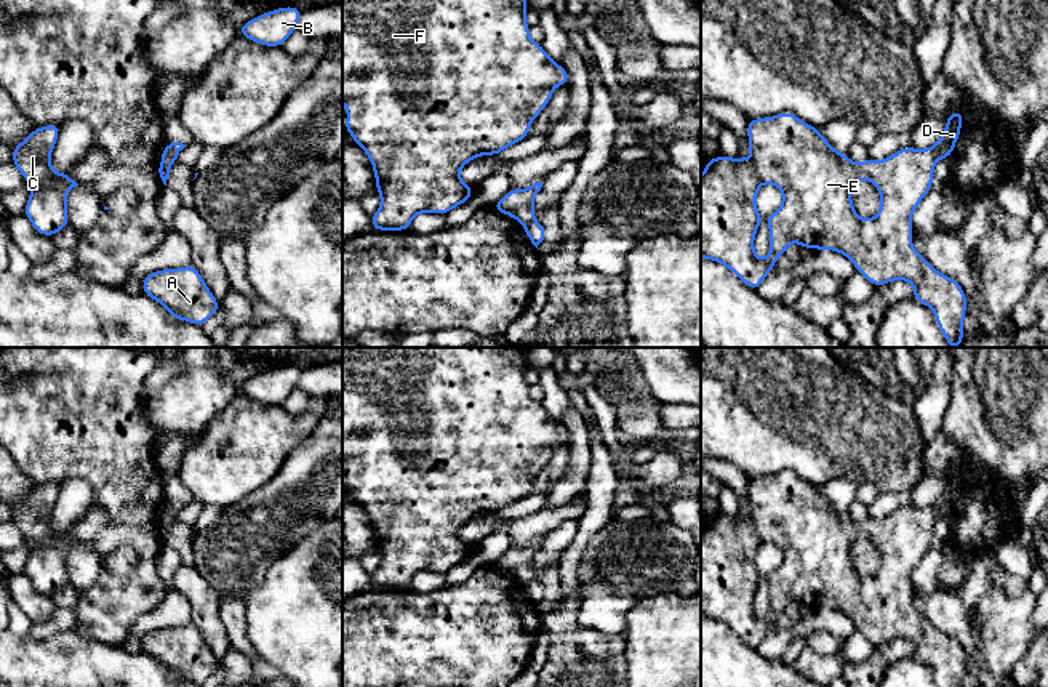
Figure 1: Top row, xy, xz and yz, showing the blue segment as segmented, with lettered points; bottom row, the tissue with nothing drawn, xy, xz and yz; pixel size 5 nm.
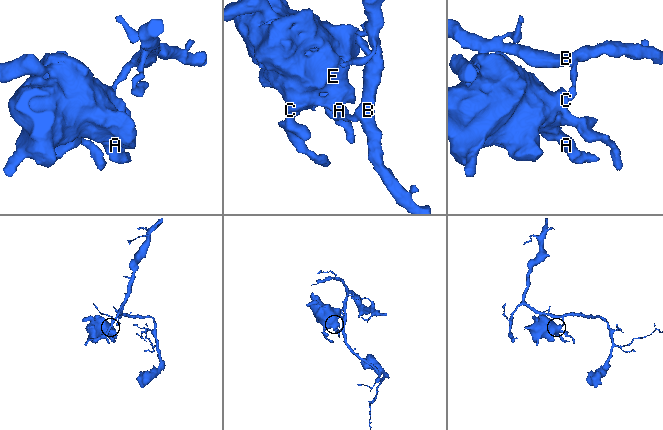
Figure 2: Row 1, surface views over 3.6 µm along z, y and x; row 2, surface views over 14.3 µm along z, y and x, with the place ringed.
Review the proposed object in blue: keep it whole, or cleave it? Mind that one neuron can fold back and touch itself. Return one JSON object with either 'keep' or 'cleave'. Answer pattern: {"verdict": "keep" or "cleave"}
{"verdict": "cleave"}

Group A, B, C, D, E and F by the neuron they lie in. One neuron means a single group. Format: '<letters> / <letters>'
A C E F / B D

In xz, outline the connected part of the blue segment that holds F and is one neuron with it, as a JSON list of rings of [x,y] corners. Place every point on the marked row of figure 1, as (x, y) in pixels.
[[[342,0],[342,102],[347,112],[344,130],[354,136],[355,146],[365,151],[374,170],[376,191],[381,195],[381,207],[371,216],[374,231],[408,231],[418,213],[446,215],[467,202],[475,187],[459,179],[459,170],[475,157],[498,155],[528,138],[531,122],[547,106],[554,88],[568,86],[570,75],[565,67],[530,38],[526,11],[526,0]]]

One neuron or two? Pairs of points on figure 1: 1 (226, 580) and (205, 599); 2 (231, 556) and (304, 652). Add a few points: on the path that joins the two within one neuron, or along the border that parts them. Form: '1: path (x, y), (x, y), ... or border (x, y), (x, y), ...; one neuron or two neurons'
1: border (192, 566), (221, 599); two neurons
2: border (279, 556), (268, 567), (268, 574), (244, 598); two neurons

